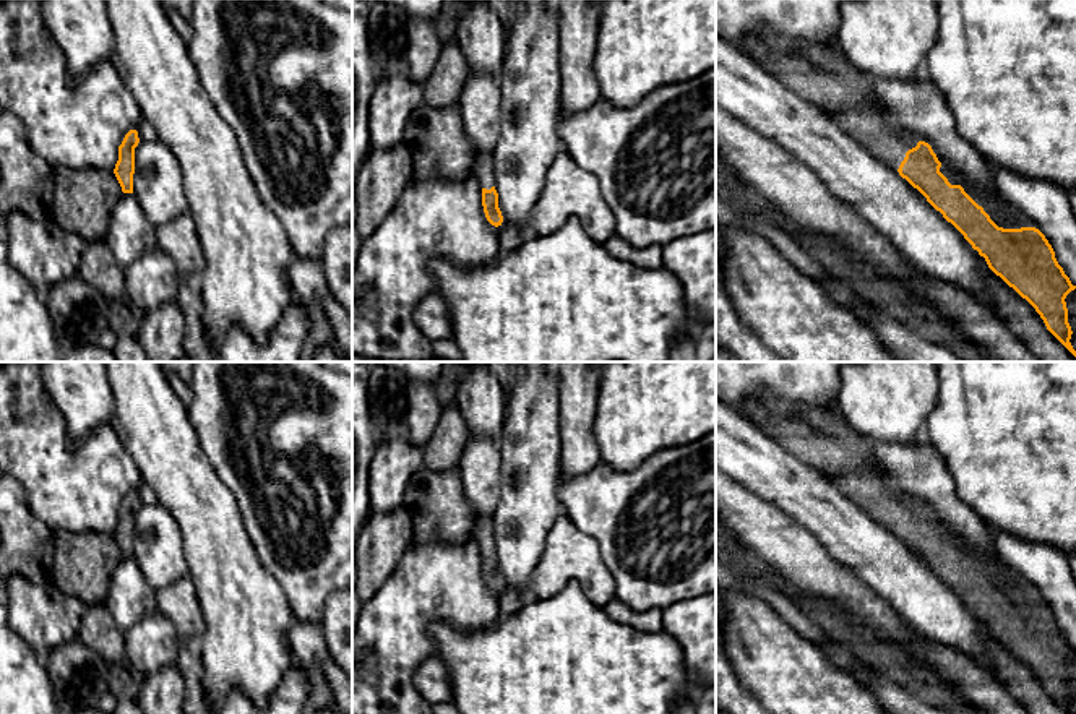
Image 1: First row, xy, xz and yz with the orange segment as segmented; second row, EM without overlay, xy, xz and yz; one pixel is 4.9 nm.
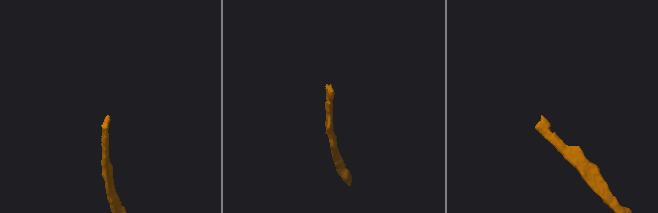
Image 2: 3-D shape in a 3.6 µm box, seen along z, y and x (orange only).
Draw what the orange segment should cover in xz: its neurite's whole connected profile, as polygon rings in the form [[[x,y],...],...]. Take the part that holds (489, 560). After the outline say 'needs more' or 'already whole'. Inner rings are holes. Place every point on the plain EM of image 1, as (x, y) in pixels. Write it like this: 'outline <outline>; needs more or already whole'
outline [[[476,516],[476,527],[472,537],[482,550],[482,570],[487,584],[498,591],[503,586],[501,574],[498,571],[498,557],[495,553],[495,537],[492,534],[492,519],[485,516]]]; needs more

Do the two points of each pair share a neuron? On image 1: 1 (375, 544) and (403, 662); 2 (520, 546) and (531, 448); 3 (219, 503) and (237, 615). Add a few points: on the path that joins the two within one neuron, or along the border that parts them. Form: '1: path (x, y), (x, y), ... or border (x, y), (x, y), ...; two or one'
1: border (406, 549), (396, 570), (369, 599); two
2: path (523, 521), (529, 505), (529, 473); one
3: path (219, 531), (219, 555), (234, 588); one

